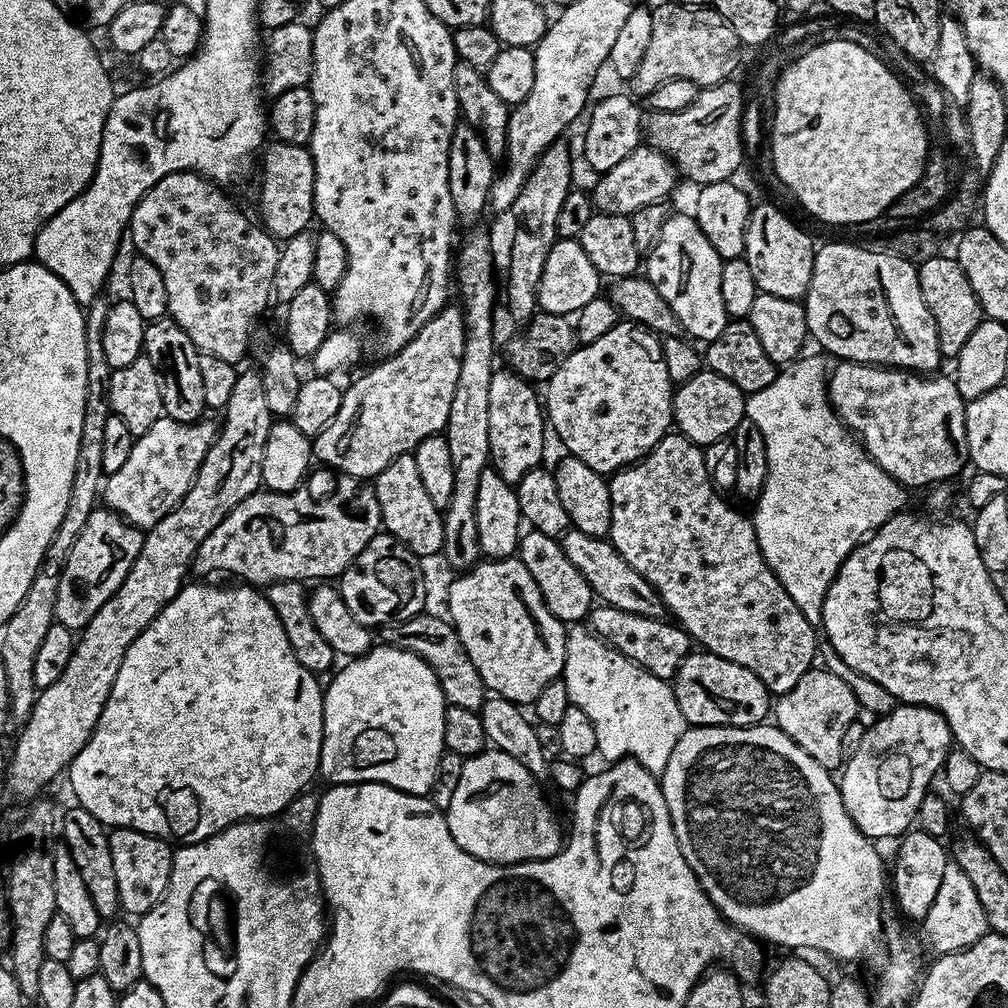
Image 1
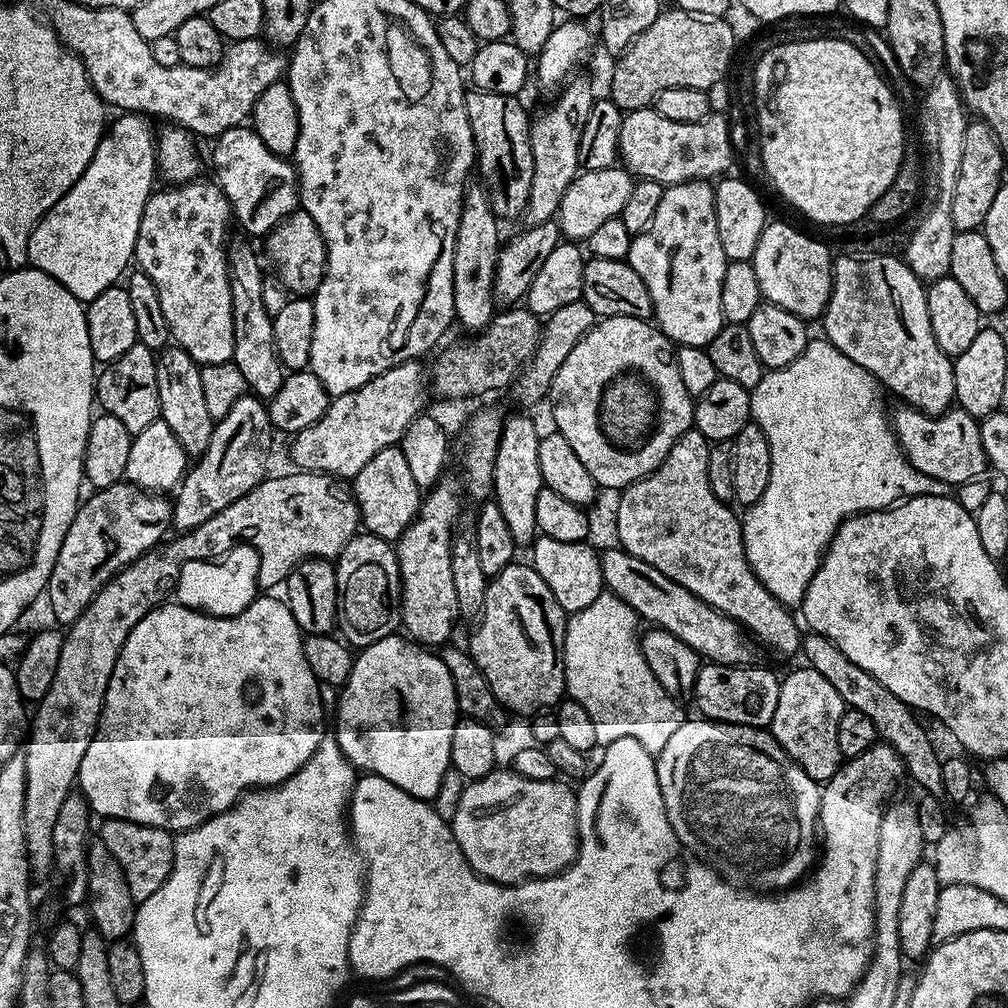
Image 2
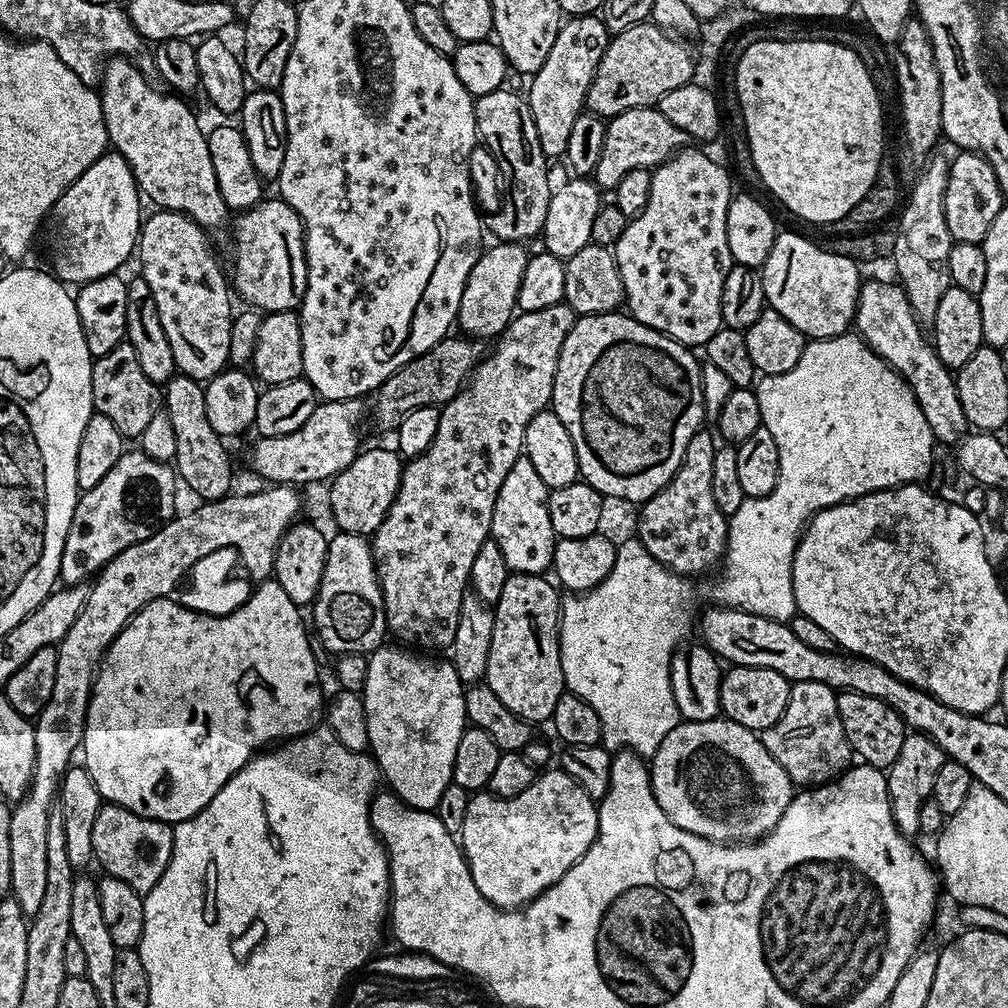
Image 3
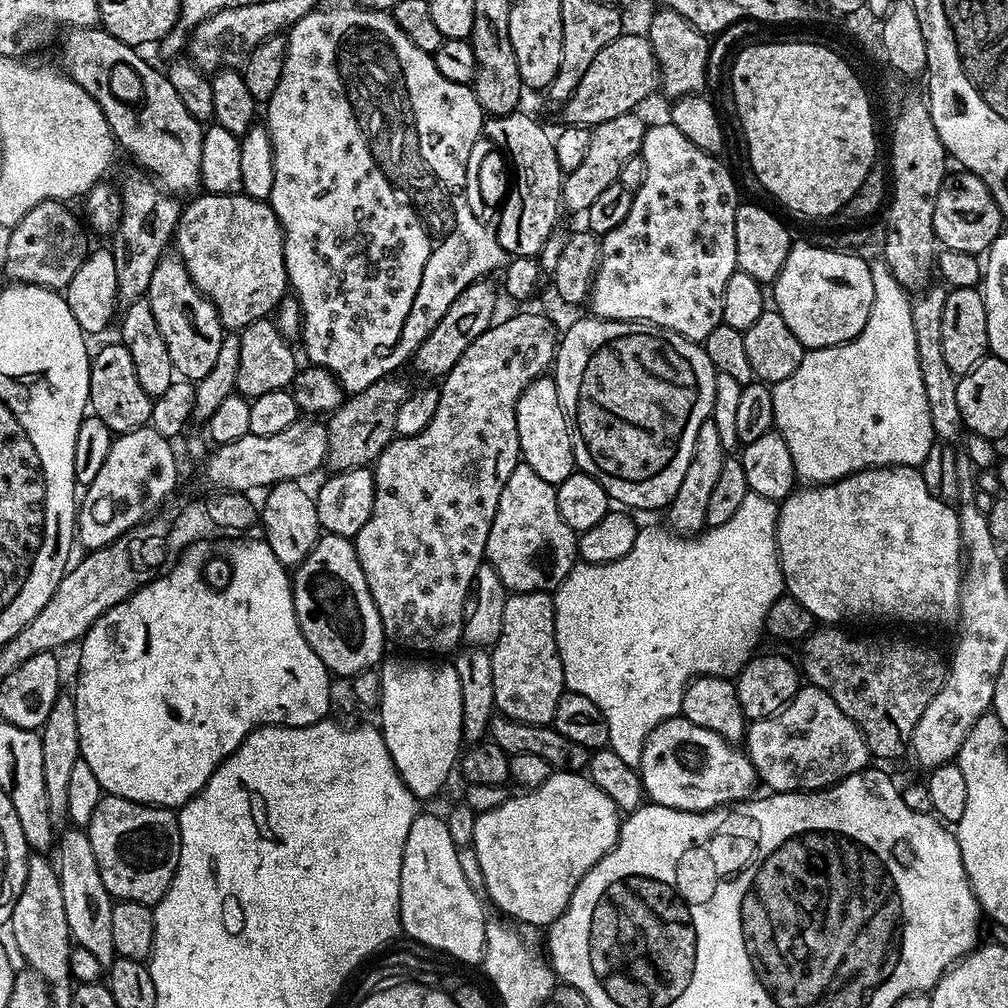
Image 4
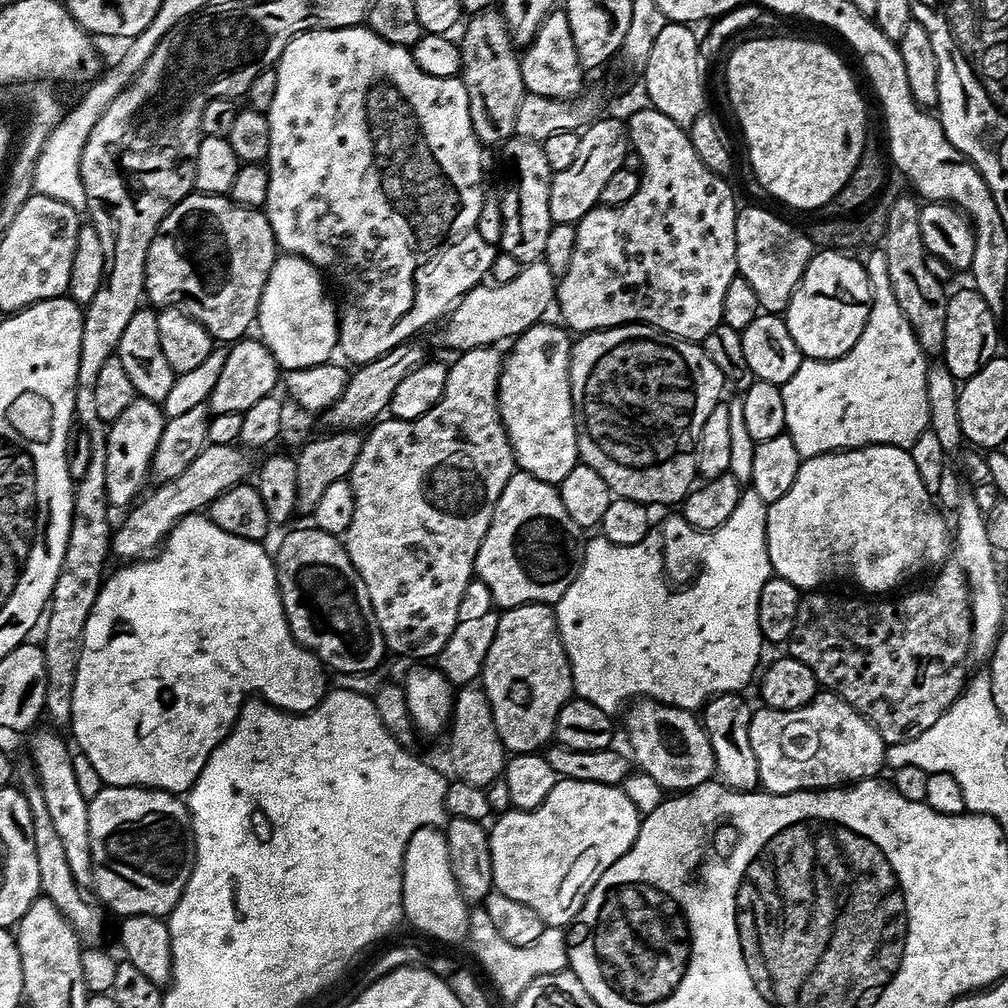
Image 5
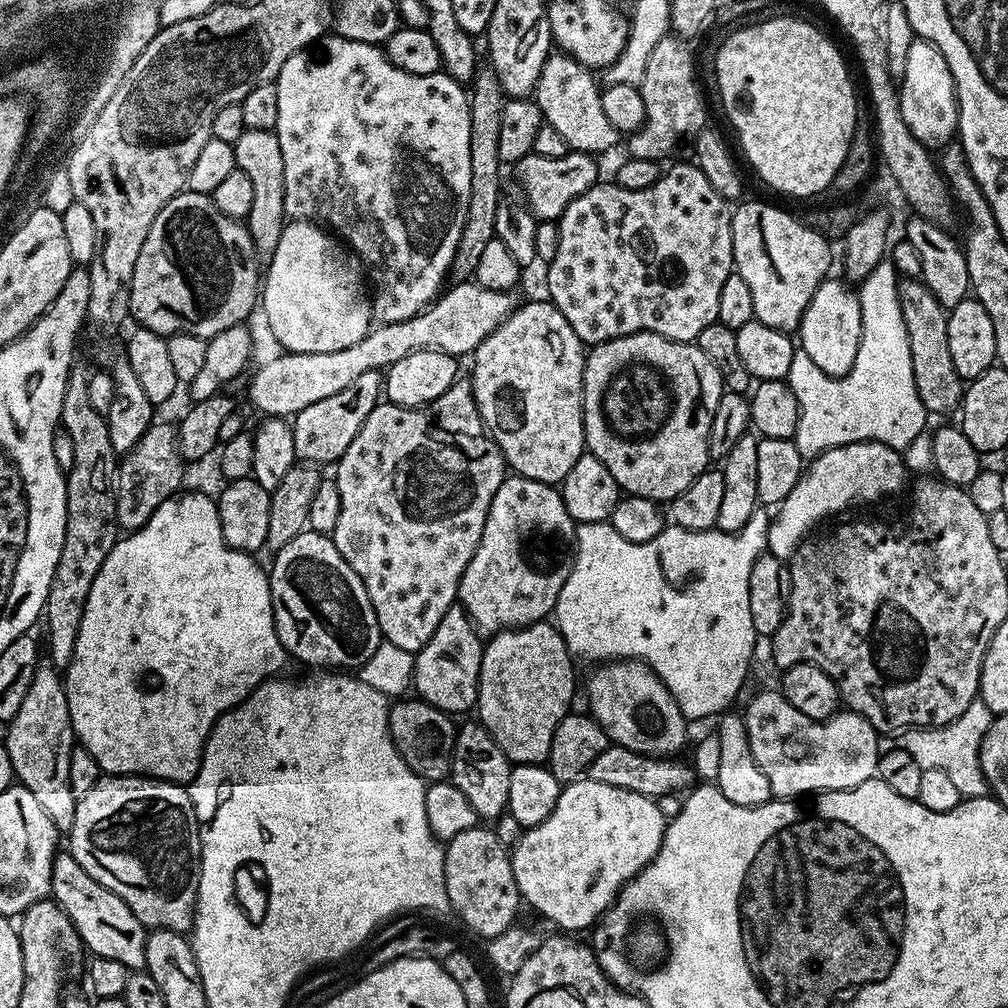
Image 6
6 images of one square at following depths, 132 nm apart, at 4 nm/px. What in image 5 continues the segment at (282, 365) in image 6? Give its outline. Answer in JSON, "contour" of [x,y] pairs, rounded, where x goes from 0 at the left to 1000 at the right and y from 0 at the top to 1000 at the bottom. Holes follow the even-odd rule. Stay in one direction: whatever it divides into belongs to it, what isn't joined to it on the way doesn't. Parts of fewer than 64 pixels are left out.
{"contour":[[[539,257],[519,263],[514,276],[506,276],[506,280],[501,282],[477,280],[457,294],[443,311],[437,337],[450,349],[492,343],[497,340],[495,337],[507,338],[543,314],[540,313],[544,305],[549,305],[553,281],[554,275],[546,268],[546,264],[540,262]]]}

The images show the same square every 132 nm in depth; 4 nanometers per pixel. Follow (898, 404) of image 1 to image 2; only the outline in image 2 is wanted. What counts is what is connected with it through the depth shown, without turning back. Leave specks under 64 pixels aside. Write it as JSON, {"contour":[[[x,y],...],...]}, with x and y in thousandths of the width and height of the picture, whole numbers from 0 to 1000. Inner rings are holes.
{"contour":[[[893,403],[889,413],[884,414],[886,425],[889,426],[889,434],[893,437],[893,446],[900,452],[901,457],[908,464],[915,466],[915,470],[923,470],[923,474],[931,474],[937,480],[947,482],[954,478],[975,473],[981,463],[980,452],[976,449],[974,435],[972,434],[972,421],[969,414],[963,413],[957,405],[944,403],[933,413],[920,413],[909,405]]]}

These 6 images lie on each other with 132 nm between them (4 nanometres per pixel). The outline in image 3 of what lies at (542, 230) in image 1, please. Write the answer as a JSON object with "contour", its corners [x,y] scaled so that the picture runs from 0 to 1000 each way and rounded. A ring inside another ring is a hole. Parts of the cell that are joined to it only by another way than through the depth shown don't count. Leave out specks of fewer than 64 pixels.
{"contour":[[[594,15],[569,16],[557,23],[546,55],[527,76],[528,84],[522,90],[526,113],[530,117],[530,126],[534,129],[534,141],[538,141],[540,155],[559,156],[565,141],[569,120],[580,110],[585,81],[589,81],[593,62],[597,62],[597,54],[604,39],[603,27]]]}

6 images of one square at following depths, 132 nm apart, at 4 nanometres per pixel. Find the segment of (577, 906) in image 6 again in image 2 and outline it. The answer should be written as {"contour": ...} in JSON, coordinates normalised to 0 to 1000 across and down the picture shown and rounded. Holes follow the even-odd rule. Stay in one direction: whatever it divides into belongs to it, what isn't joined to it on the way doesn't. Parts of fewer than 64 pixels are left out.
{"contour":[[[489,764],[486,768],[460,779],[458,796],[454,796],[454,804],[450,808],[448,814],[446,814],[448,830],[454,835],[454,839],[460,848],[460,853],[475,869],[480,870],[482,873],[489,873],[491,877],[514,877],[517,873],[535,871],[537,869],[551,869],[559,865],[570,853],[573,840],[573,830],[571,828],[571,786],[568,783],[563,783],[563,780],[564,781],[564,779],[556,772],[543,774],[542,776],[530,776],[524,772],[518,772],[513,766],[507,764],[496,765]]]}

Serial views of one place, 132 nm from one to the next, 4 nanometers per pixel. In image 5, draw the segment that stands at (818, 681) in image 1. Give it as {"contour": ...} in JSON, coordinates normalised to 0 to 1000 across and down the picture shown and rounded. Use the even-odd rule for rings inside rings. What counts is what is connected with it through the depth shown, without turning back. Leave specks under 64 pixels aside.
{"contour":[[[817,685],[809,690],[800,700],[792,700],[792,704],[768,704],[757,700],[751,701],[744,712],[744,740],[748,740],[748,752],[752,752],[752,768],[757,785],[767,786],[773,790],[779,790],[785,786],[804,786],[807,784],[816,784],[818,782],[832,782],[834,780],[844,780],[852,778],[855,774],[863,774],[872,771],[873,762],[878,761],[877,734],[871,728],[871,724],[853,706],[849,706],[837,695],[834,690],[828,690],[826,687]]]}

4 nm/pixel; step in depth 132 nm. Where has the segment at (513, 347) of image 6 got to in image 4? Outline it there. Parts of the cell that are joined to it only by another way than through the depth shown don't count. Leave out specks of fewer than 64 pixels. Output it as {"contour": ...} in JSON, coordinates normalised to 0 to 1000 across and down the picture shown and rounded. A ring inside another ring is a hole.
{"contour":[[[538,372],[529,381],[522,383],[522,387],[514,395],[512,418],[519,459],[524,460],[526,466],[534,470],[534,474],[550,482],[565,474],[571,459],[567,449],[567,430],[563,423],[563,414],[558,407],[558,399],[554,399],[552,378],[547,372]]]}

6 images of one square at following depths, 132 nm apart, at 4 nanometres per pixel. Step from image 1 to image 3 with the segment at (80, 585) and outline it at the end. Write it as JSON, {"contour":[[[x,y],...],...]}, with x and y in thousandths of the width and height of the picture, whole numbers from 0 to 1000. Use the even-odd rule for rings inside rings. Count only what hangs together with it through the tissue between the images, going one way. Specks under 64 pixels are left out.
{"contour":[[[124,446],[117,458],[113,458],[109,470],[105,470],[105,474],[97,478],[97,482],[78,489],[69,526],[65,530],[65,542],[62,542],[59,578],[63,581],[82,580],[121,546],[125,546],[125,542],[133,542],[149,534],[149,530],[153,530],[165,517],[176,511],[175,480],[177,481],[176,469],[164,457],[149,454],[138,446]]]}

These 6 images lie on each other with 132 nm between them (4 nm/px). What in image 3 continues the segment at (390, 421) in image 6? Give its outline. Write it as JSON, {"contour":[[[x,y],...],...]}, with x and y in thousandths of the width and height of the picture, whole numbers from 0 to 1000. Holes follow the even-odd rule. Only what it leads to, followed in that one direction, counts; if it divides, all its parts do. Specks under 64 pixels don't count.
{"contour":[[[554,301],[550,304],[542,304],[542,308],[530,308],[529,310],[516,310],[509,313],[504,325],[497,329],[491,338],[492,346],[481,352],[473,361],[472,366],[465,373],[463,381],[456,386],[456,390],[445,401],[437,405],[437,418],[435,419],[435,431],[431,438],[417,452],[408,453],[402,459],[401,468],[397,471],[397,485],[375,526],[369,529],[367,539],[369,541],[369,553],[373,559],[373,568],[377,574],[377,584],[381,594],[381,617],[386,628],[394,631],[396,638],[408,641],[413,645],[429,645],[425,643],[447,644],[450,637],[450,629],[454,626],[454,609],[458,605],[458,593],[466,583],[466,562],[470,562],[470,554],[474,551],[474,542],[486,534],[488,526],[488,511],[490,510],[490,498],[494,494],[494,486],[498,478],[502,478],[502,470],[506,470],[506,462],[510,462],[512,455],[520,447],[520,436],[522,435],[522,423],[526,423],[526,415],[530,411],[541,408],[545,404],[548,388],[550,387],[550,375],[554,367],[554,355],[558,339],[562,339],[562,331],[569,323],[573,316],[566,304],[562,301]]]}

